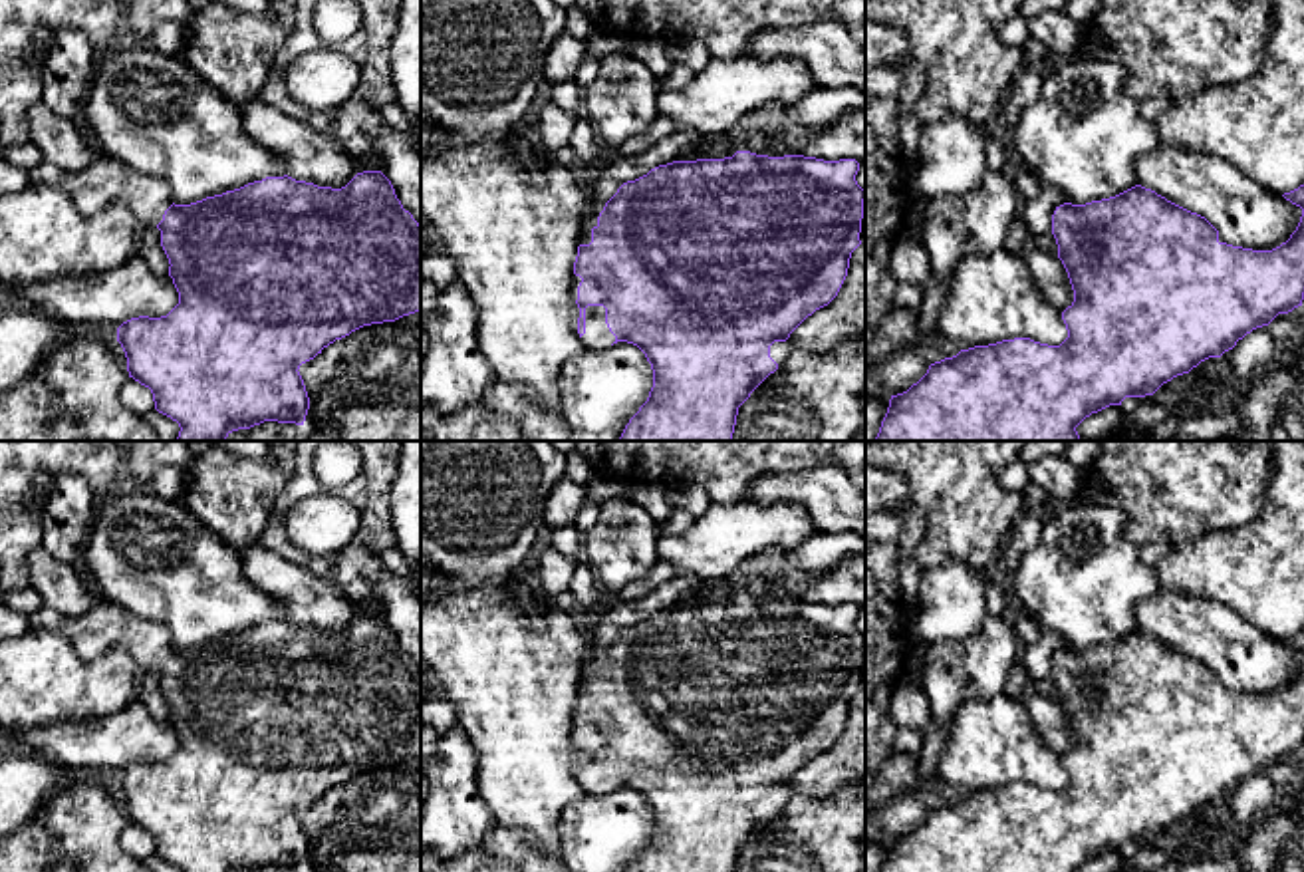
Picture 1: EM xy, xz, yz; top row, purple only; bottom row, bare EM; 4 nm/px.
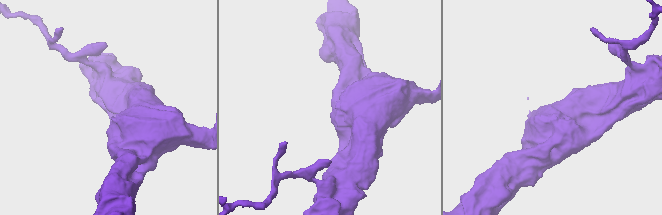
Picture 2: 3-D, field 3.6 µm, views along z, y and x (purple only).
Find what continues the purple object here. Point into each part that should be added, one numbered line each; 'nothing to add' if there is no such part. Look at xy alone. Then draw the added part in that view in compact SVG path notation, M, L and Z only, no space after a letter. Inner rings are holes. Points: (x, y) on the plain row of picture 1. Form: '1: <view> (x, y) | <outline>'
1: xy (106, 626) | M97 598L95 606L79 618L65 618L42 606L28 620L32 628L64 634L85 659L123 648L143 671L157 671L173 650L167 628L103 598Z

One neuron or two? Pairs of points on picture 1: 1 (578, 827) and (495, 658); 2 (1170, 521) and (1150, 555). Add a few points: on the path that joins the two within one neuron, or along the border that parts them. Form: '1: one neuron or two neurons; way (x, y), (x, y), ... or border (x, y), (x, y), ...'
1: two neurons; border (584, 793), (560, 815), (560, 851)
2: two neurons; border (1173, 545), (1144, 543), (1140, 547)

